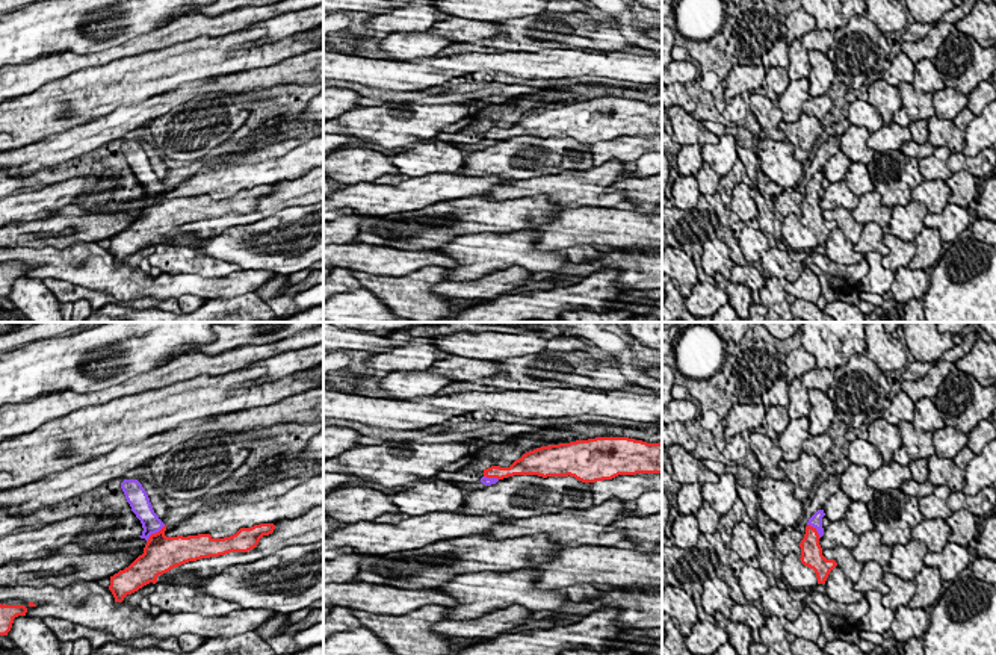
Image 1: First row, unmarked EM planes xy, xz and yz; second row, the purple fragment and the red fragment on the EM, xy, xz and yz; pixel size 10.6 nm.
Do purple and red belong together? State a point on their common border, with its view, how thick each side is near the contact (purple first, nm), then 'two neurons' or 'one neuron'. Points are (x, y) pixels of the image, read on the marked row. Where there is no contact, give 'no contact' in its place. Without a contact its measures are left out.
contact xy (154, 533); calibres 200 and 380 nm; one neuron

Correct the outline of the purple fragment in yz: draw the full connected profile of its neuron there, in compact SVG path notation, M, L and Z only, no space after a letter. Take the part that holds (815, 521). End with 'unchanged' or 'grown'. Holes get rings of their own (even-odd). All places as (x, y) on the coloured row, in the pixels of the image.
M818 510L807 522L804 539L800 543L801 563L815 570L818 584L825 584L830 572L837 566L834 560L822 555L819 539L824 535L822 517L824 510Z; grown

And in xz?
M595 437L541 446L523 454L509 467L491 466L484 469L481 483L491 486L514 475L543 478L570 475L582 483L595 483L636 473L662 473L662 442Z; grown

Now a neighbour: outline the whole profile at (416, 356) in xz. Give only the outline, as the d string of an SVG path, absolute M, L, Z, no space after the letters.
M410 343L396 346L391 352L379 352L364 359L364 365L372 369L393 371L428 371L434 362L446 360L452 355L438 349L432 343Z

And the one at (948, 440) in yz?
M945 427L933 433L933 442L936 446L936 454L940 458L951 458L954 457L964 448L967 446L967 434L963 431L952 428L952 427Z

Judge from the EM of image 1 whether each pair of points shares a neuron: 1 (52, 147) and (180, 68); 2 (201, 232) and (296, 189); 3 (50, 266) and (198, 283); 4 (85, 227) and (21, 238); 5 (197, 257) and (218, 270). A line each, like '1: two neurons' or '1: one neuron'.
1: two neurons
2: one neuron
3: one neuron
4: one neuron
5: one neuron

